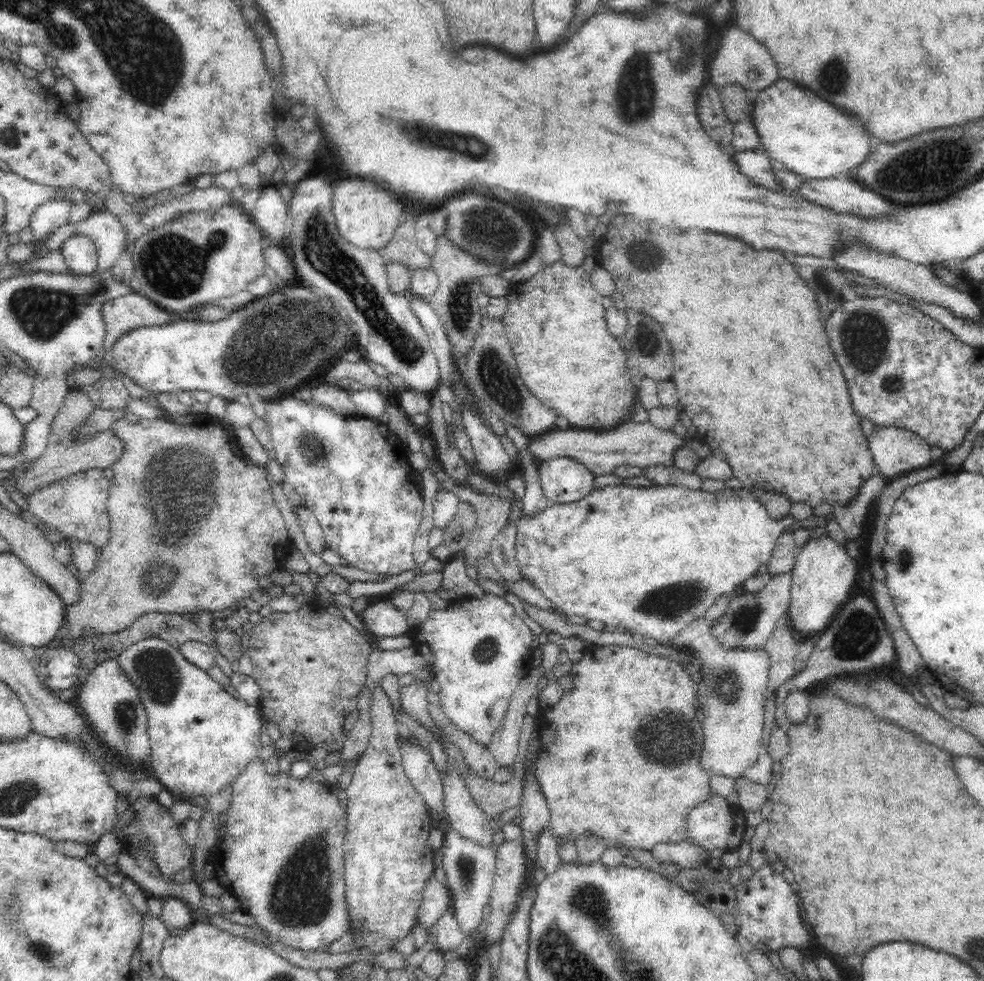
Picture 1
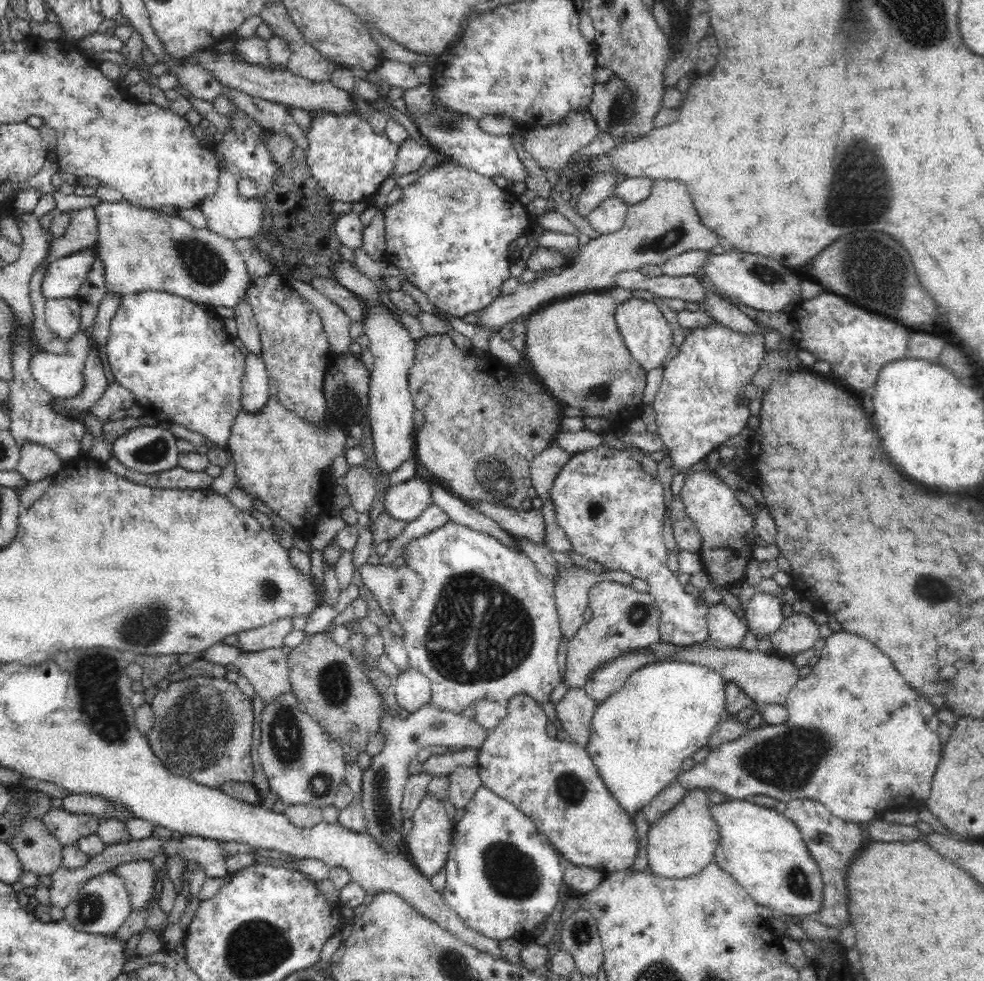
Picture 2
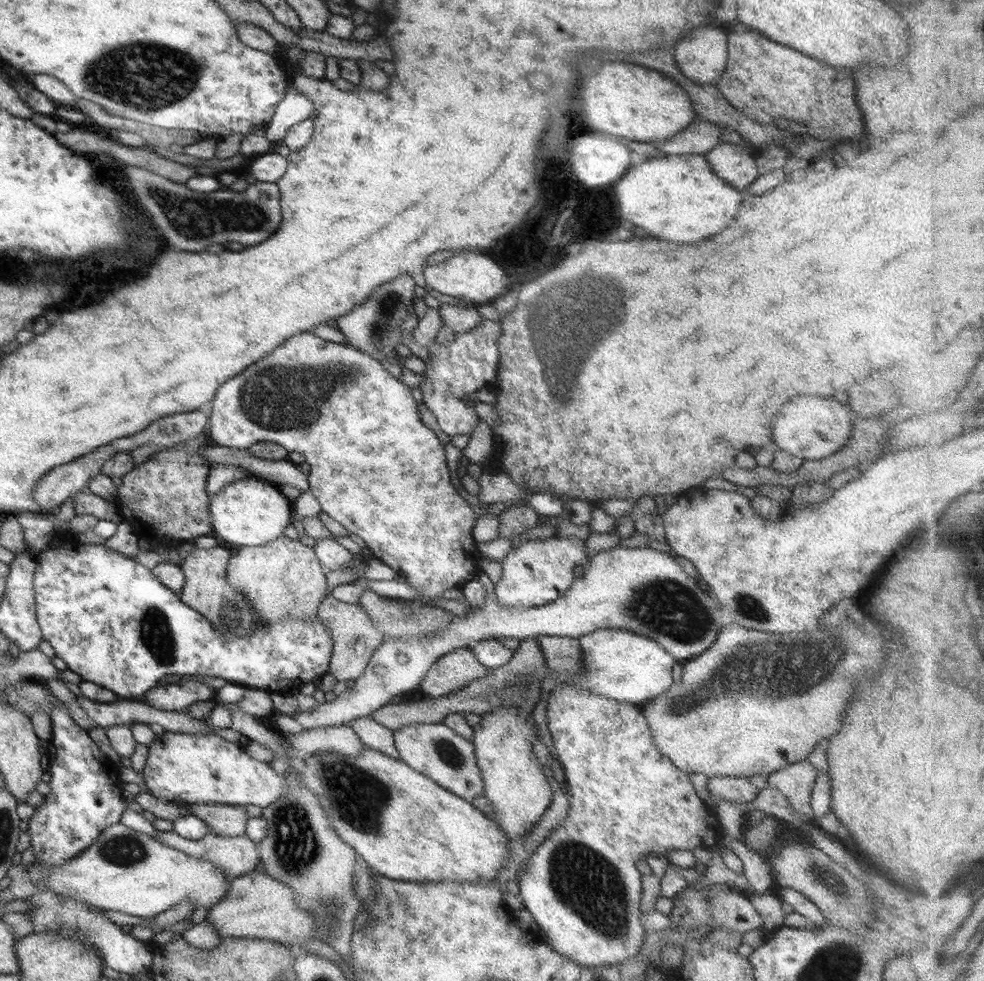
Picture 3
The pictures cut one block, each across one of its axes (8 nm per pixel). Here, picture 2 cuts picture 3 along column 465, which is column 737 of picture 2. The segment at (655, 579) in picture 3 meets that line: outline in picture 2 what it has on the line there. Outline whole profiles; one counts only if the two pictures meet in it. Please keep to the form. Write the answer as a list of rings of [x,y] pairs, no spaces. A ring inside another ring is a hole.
[[[722,601],[711,606],[707,612],[707,629],[709,632],[705,644],[719,648],[736,649],[748,632],[748,626],[736,612]]]

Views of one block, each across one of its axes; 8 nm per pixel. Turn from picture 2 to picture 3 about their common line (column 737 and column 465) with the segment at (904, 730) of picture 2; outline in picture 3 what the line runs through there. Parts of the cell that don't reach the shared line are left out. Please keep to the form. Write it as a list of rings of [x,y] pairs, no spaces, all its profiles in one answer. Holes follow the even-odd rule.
[[[411,723],[392,731],[394,746],[399,759],[413,771],[425,775],[431,781],[468,803],[483,794],[483,780],[477,768],[472,742],[455,734],[441,723]]]

